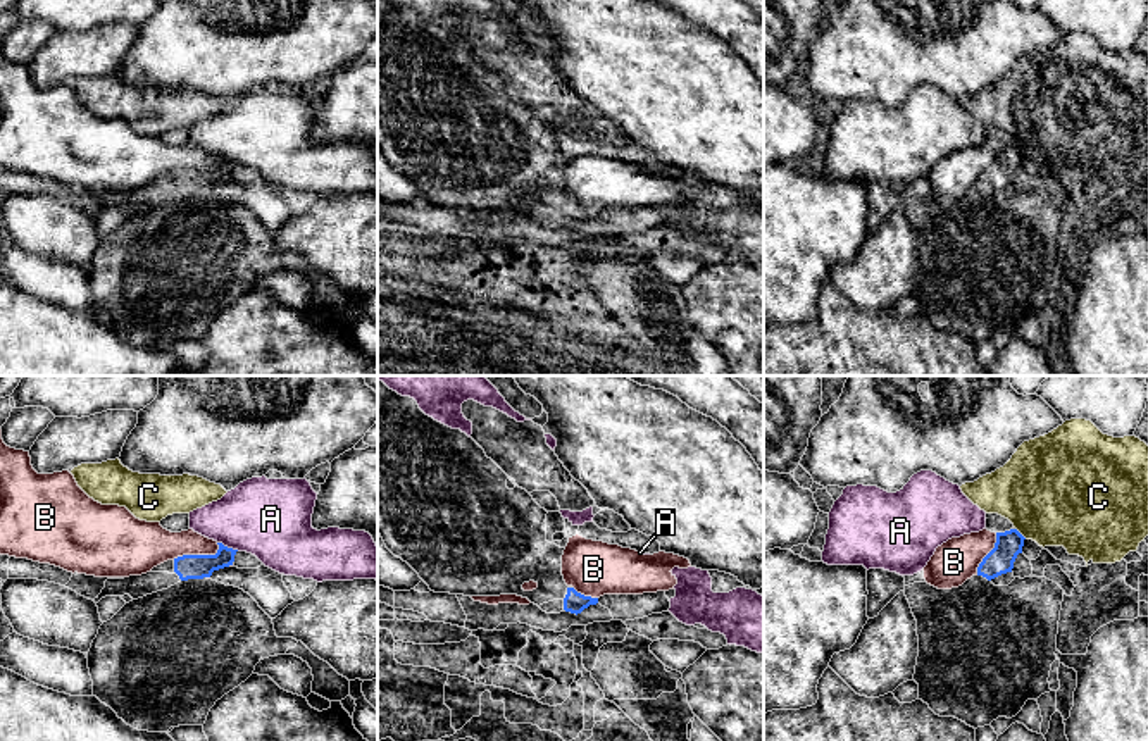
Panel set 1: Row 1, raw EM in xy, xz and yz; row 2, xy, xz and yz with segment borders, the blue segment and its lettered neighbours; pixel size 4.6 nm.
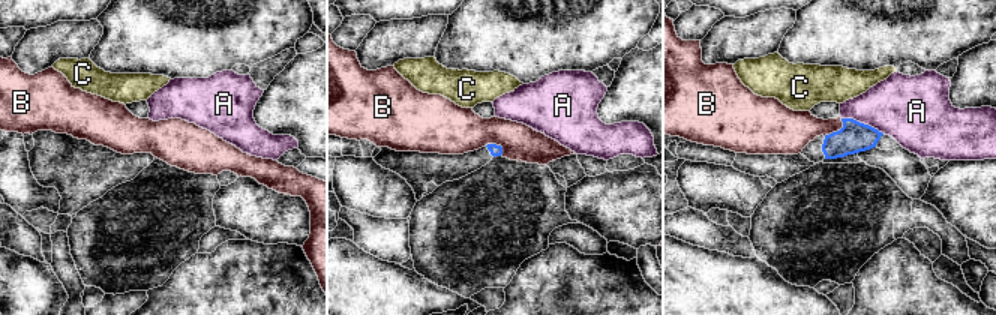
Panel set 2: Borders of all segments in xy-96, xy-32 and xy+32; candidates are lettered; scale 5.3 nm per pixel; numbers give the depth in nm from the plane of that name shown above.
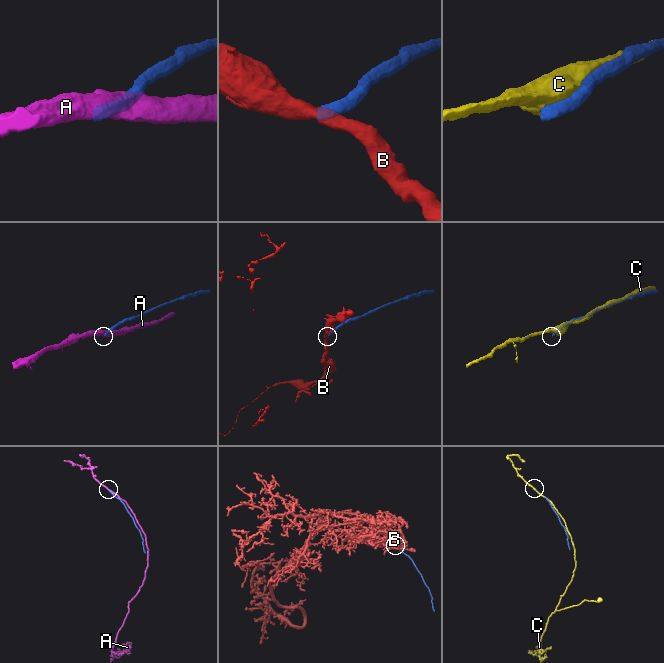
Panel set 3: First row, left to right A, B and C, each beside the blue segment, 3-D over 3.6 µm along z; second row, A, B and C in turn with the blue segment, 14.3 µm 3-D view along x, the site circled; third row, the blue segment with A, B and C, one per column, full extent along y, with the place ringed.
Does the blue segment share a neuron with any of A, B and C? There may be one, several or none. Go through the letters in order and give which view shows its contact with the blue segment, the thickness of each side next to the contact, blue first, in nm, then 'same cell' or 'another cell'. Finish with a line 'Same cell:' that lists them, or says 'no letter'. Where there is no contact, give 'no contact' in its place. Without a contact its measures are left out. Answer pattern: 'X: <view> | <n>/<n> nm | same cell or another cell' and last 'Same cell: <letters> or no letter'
A: xy | 110/380 nm | another cell
B: xy | 110/220 nm | another cell
C: yz | 130/480 nm | another cell
Same cell: no letter

